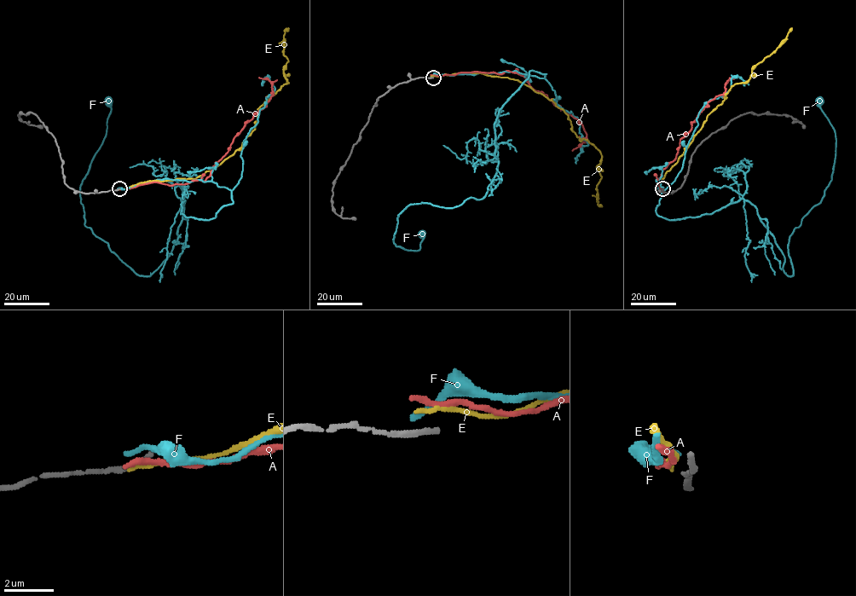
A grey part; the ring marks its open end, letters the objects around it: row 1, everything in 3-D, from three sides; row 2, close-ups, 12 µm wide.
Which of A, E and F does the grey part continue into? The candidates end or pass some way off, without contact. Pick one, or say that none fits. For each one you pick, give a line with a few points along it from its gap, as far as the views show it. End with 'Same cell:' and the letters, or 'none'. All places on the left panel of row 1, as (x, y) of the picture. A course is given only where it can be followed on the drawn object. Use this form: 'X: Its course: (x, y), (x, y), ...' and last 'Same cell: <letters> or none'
Same cell: none

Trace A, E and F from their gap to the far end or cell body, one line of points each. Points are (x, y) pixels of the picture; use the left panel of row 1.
A: (119, 189), (154, 182), (173, 185), (204, 181), (233, 139), (273, 95), (272, 83), (259, 77)
E: (120, 189), (195, 178), (239, 149), (255, 128), (258, 108), (288, 83), (283, 73), (288, 28)
F: (119, 188), (201, 180), (233, 200), (209, 220), (182, 199), (170, 254), (138, 275), (80, 202), (109, 101)

